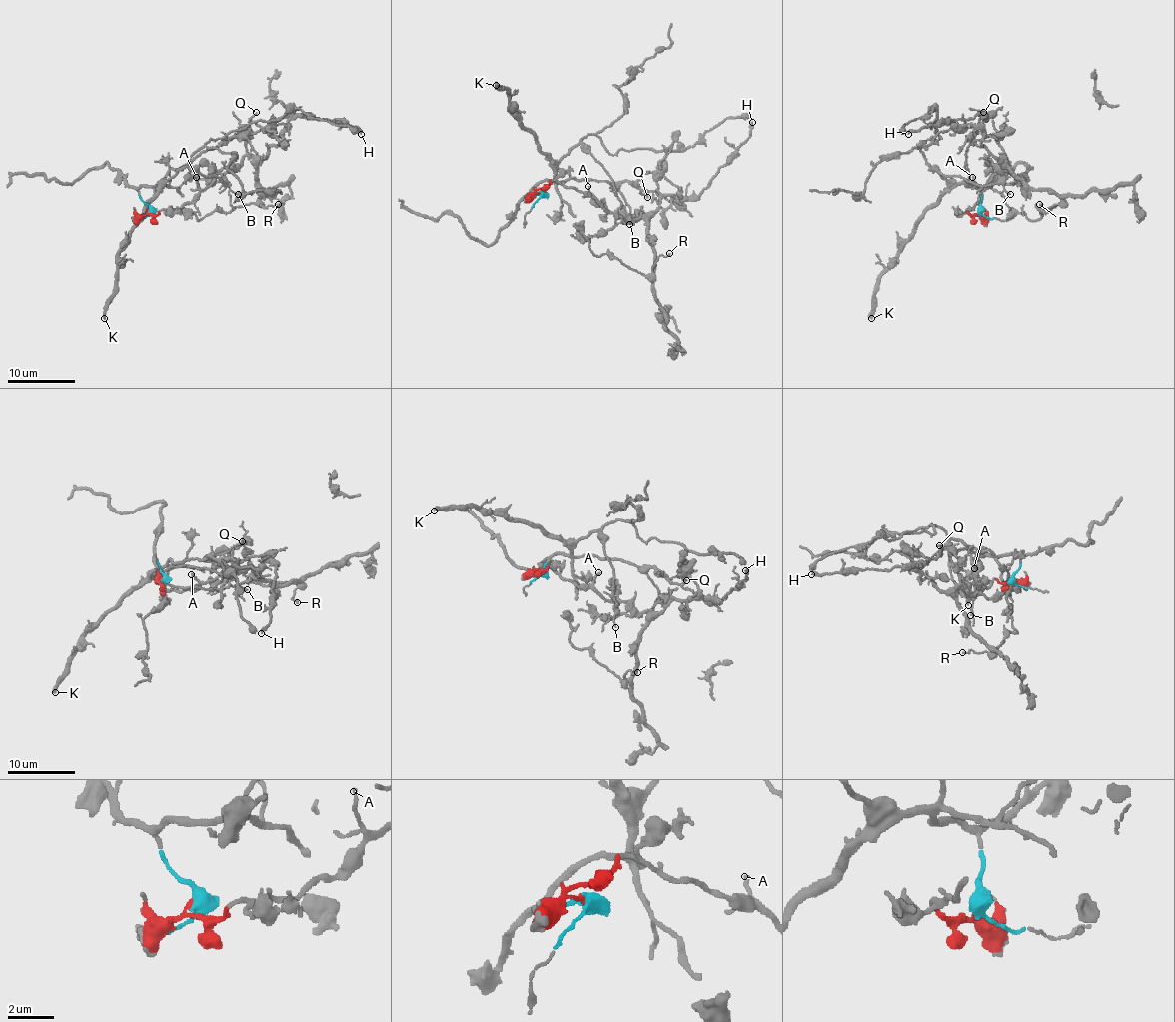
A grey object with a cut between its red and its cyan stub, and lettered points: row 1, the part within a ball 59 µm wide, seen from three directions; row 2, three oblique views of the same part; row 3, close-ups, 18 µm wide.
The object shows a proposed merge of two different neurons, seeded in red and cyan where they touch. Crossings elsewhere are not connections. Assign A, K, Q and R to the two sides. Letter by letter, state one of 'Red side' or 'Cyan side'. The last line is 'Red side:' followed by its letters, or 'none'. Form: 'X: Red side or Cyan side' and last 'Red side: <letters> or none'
A: Red side
K: Cyan side
Q: Cyan side
R: Red side
Red side: A, R

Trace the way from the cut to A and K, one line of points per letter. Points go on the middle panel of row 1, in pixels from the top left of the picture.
A: (540, 193), (552, 180), (590, 195), (587, 187)
K: (542, 193), (530, 192), (554, 178), (554, 163), (511, 114), (510, 93), (496, 85)

